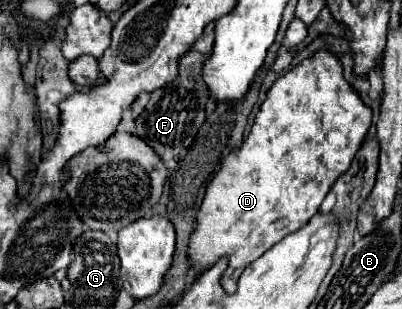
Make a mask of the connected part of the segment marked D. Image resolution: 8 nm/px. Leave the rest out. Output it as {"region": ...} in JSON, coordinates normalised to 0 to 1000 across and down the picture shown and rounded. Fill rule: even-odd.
{"region":[[[791,165],[687,256],[687,269],[662,301],[622,437],[602,456],[597,482],[582,482],[562,502],[547,553],[517,599],[507,657],[488,696],[488,748],[478,754],[478,786],[468,786],[468,832],[478,864],[493,851],[488,883],[507,883],[547,832],[567,832],[567,864],[552,883],[547,916],[562,948],[587,942],[592,896],[617,851],[657,825],[711,761],[756,735],[791,689],[791,670],[831,586],[871,540],[920,398],[925,359],[861,269],[851,249],[846,197],[816,165]]]}

